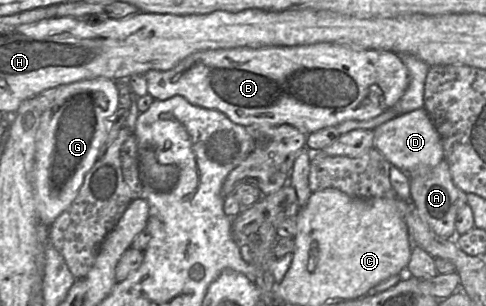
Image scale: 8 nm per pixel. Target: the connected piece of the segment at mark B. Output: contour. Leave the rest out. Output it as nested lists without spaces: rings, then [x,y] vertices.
[[[332,43],[202,50],[170,70],[149,70],[144,75],[148,94],[155,100],[180,95],[193,105],[220,111],[245,127],[289,124],[305,134],[348,120],[373,119],[392,108],[409,84],[400,55]]]

